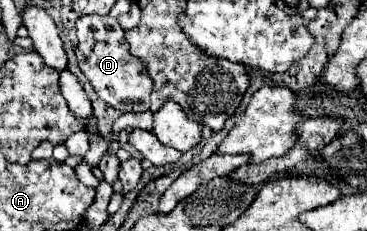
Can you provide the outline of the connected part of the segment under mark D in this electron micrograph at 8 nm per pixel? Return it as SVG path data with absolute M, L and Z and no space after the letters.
M81 16L77 20L77 48L75 48L77 60L79 60L79 68L81 72L87 76L87 80L91 82L91 86L95 88L95 92L99 94L99 98L103 102L107 102L109 106L113 106L119 112L147 112L151 106L151 88L153 82L147 74L147 68L143 66L143 60L133 58L127 50L127 40L123 36L123 28L119 26L119 22L111 16Z

